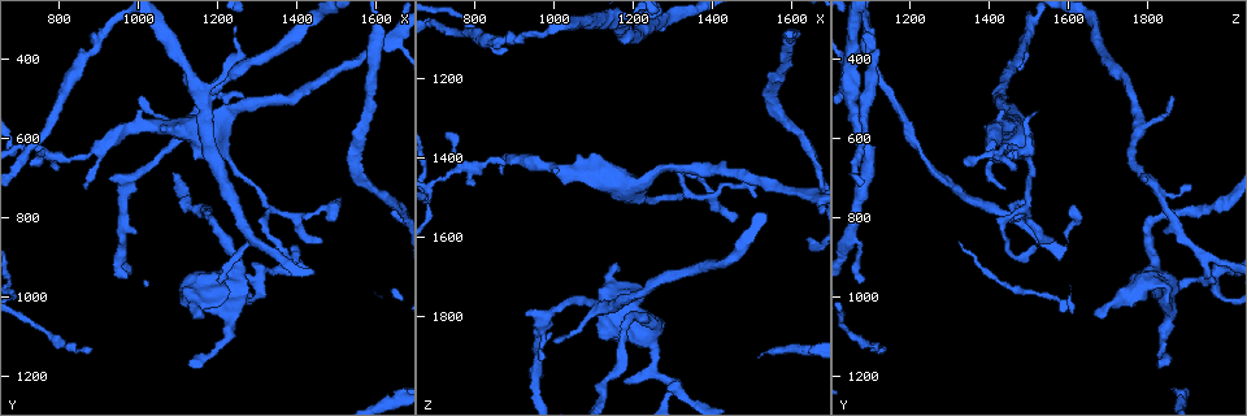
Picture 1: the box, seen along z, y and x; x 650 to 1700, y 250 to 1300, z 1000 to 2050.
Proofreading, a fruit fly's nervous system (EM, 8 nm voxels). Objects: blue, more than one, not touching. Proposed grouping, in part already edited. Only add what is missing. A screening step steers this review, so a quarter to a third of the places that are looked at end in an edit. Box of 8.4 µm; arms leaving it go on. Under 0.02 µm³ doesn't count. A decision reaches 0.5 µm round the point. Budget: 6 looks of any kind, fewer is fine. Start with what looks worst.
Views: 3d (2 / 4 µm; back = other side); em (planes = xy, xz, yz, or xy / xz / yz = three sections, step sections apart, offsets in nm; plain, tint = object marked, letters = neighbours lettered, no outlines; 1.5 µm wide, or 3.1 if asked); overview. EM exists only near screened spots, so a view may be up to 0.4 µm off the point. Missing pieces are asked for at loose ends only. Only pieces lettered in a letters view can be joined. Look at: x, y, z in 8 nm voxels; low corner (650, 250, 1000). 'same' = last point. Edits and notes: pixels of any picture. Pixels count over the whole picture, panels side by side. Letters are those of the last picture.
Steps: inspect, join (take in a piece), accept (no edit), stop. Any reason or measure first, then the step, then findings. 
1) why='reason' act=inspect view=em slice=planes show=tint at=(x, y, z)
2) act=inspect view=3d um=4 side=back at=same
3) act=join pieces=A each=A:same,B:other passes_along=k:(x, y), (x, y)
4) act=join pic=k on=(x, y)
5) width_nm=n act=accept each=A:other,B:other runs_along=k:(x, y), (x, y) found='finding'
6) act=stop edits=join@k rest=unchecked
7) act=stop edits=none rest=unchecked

why='an open end' act=inspect view=em slice=planes show=plain at=(1160, 1050, 1665)

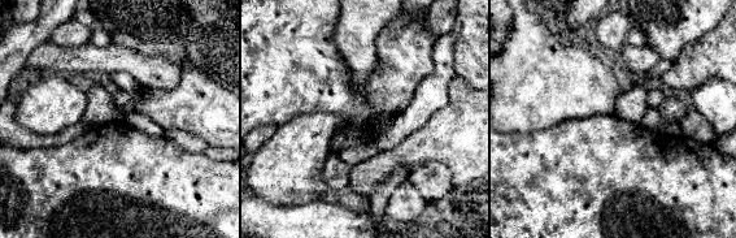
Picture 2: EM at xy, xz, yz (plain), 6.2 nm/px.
act=inspect view=em slice=planes show=letters at=same

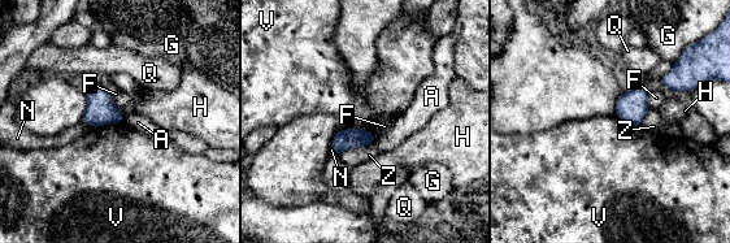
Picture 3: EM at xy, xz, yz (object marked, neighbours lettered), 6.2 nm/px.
act=accept each=A:other,F:other,G:other,H:other,N:other,Q:other,V:other,Z:other border=3:(338, 130), (366, 129), (373, 134) found='none of them fits'

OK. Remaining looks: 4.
why='tapers out' act=inspect view=em slice=xz step=4 show=letters at=(1195, 950, 1080)

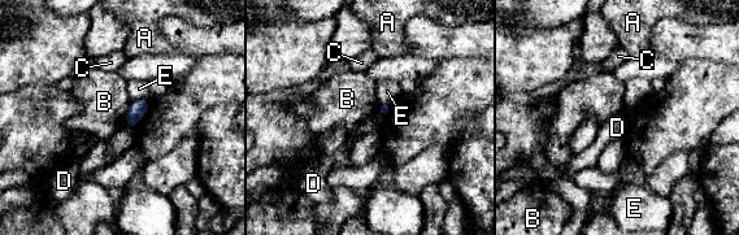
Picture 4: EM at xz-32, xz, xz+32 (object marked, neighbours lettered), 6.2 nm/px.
act=inspect view=em slice=planes show=letters at=same

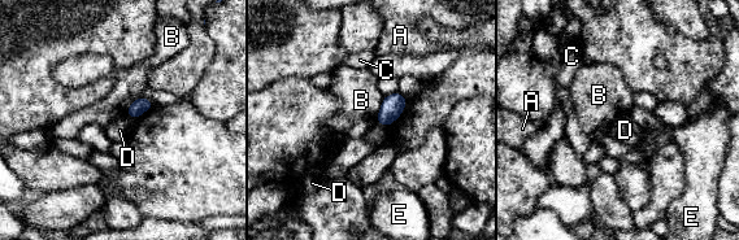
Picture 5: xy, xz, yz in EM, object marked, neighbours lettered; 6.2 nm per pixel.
longest_contact=B:180nm act=accept each=A:other,B:other,C:other,D:other,E:other found='no lettered piece goes on from it'

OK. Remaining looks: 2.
why='an open end' act=inspect view=em slice=xy step=4 show=letters at=(730, 670, 1335)

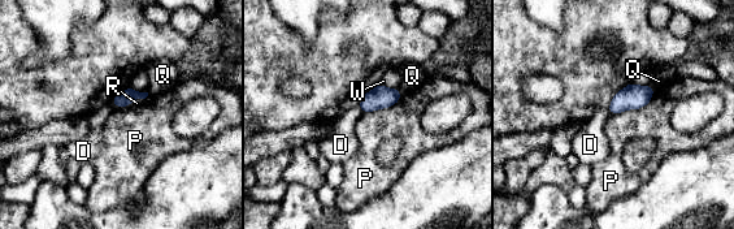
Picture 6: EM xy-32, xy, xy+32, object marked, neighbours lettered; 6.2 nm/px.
act=inspect view=em slice=planes show=letters at=same

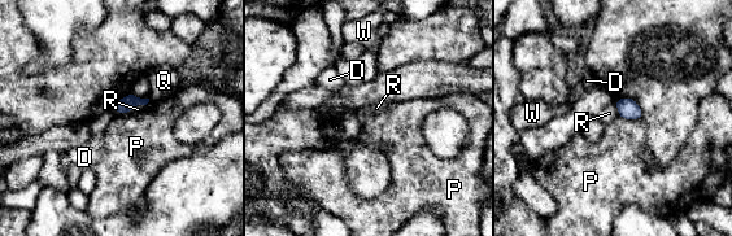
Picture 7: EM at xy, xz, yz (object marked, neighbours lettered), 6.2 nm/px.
act=accept each=D:other,P:other,Q:other,R:other,W:other border=7:(619, 116), (640, 119) found='no lettered piece goes on from it'

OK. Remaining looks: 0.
act=stop edits=none rest=unchecked

